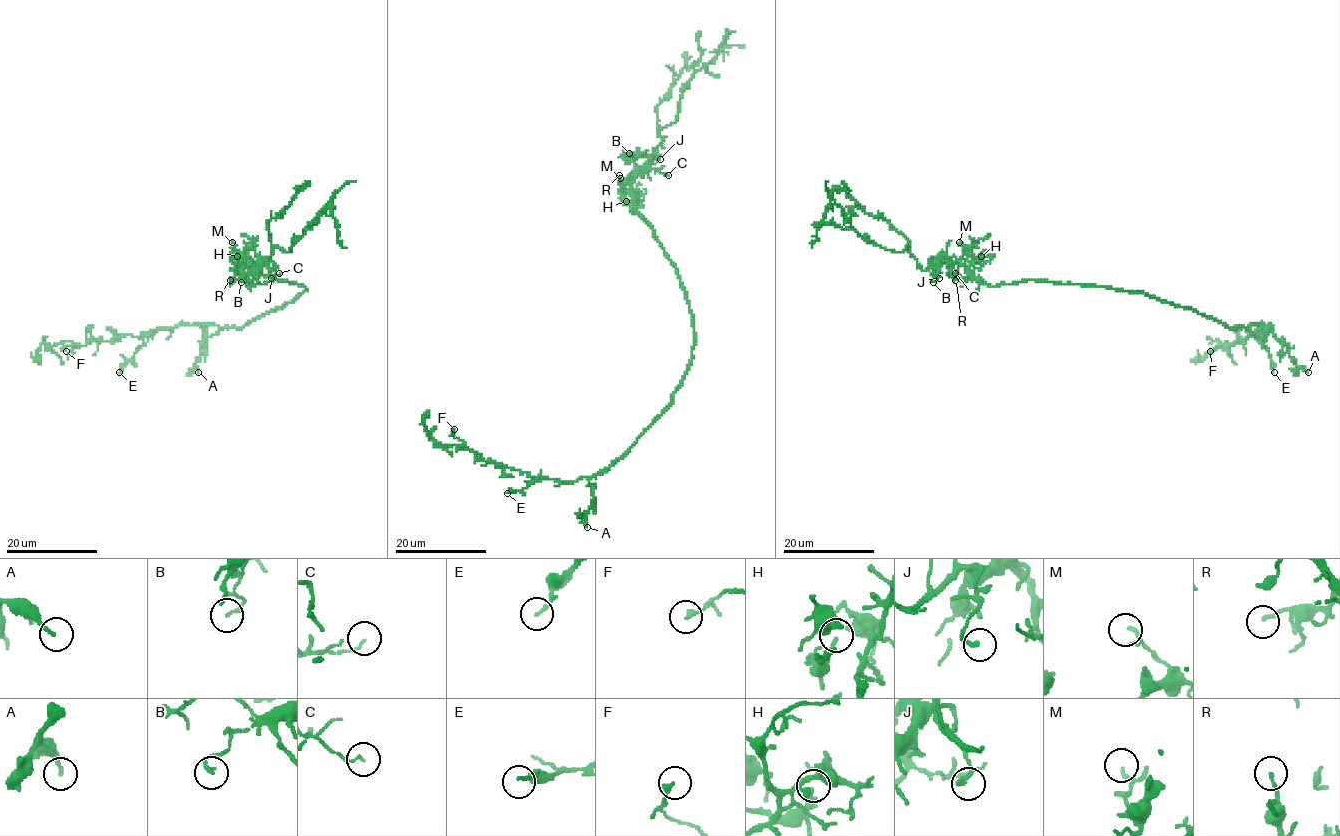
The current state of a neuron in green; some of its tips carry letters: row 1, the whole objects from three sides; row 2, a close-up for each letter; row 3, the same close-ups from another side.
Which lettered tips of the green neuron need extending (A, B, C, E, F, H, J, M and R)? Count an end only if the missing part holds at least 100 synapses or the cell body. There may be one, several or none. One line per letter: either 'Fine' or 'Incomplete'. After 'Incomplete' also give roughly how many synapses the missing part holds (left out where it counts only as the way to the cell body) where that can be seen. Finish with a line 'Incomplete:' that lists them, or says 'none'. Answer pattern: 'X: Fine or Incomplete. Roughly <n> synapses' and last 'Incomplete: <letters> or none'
A: Fine
B: Fine
C: Fine
E: Fine
F: Fine
H: Fine
J: Fine
M: Fine
R: Fine
Incomplete: none

